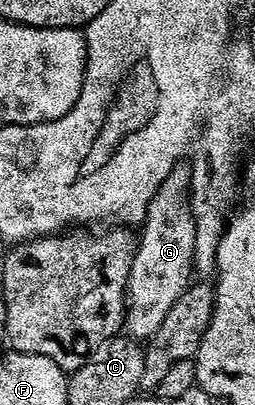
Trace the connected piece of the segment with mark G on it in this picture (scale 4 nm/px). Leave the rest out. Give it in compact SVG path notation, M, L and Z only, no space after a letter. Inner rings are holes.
M189 162L178 163L172 173L164 177L146 207L146 217L140 227L142 235L140 231L126 286L124 331L135 341L151 339L167 316L168 309L186 292L192 282L196 225L193 224L190 208L190 173Z

